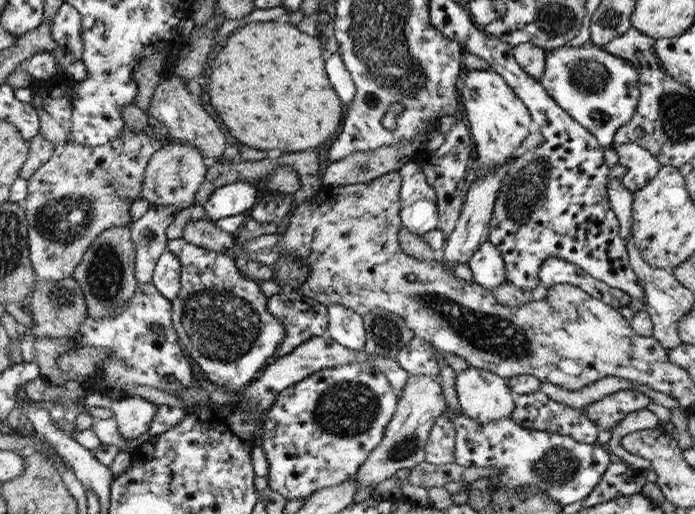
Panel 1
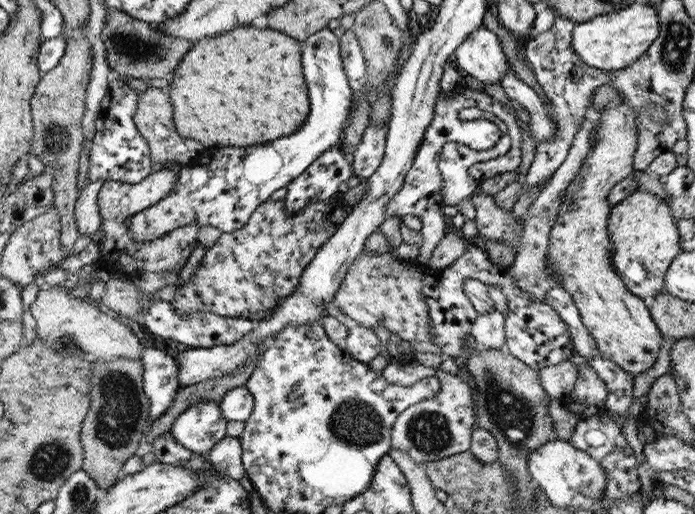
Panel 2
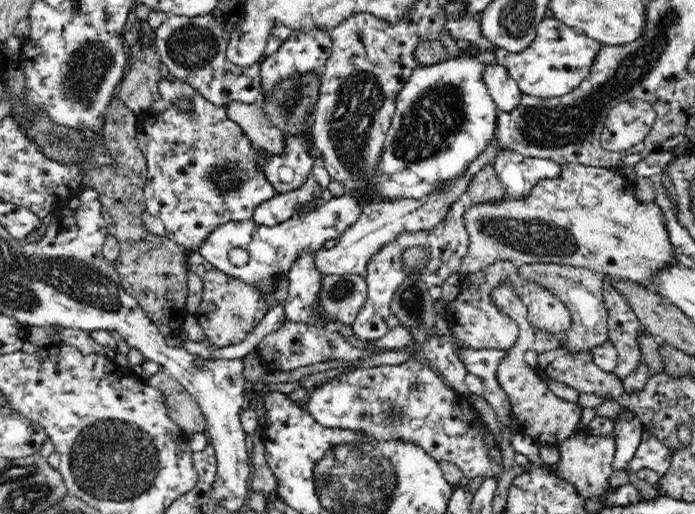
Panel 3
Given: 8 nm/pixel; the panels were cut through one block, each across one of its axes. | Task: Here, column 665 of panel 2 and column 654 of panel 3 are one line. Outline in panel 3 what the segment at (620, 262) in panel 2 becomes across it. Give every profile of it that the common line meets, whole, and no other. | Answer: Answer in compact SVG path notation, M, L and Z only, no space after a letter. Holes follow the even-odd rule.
M578 163L562 164L559 178L540 180L538 185L534 186L530 194L524 196L524 198L510 198L510 200L503 198L498 203L470 204L464 214L464 225L468 229L470 244L466 256L462 259L461 270L459 271L461 275L479 272L489 264L501 260L513 262L518 267L521 264L552 263L587 268L601 276L630 281L632 284L638 283L654 290L652 285L654 285L655 275L661 272L662 268L668 268L672 264L677 264L676 257L674 257L674 247L672 247L672 241L670 241L668 231L666 231L663 211L654 201L648 203L639 202L638 197L634 195L633 183L619 175L616 168L590 167Z

